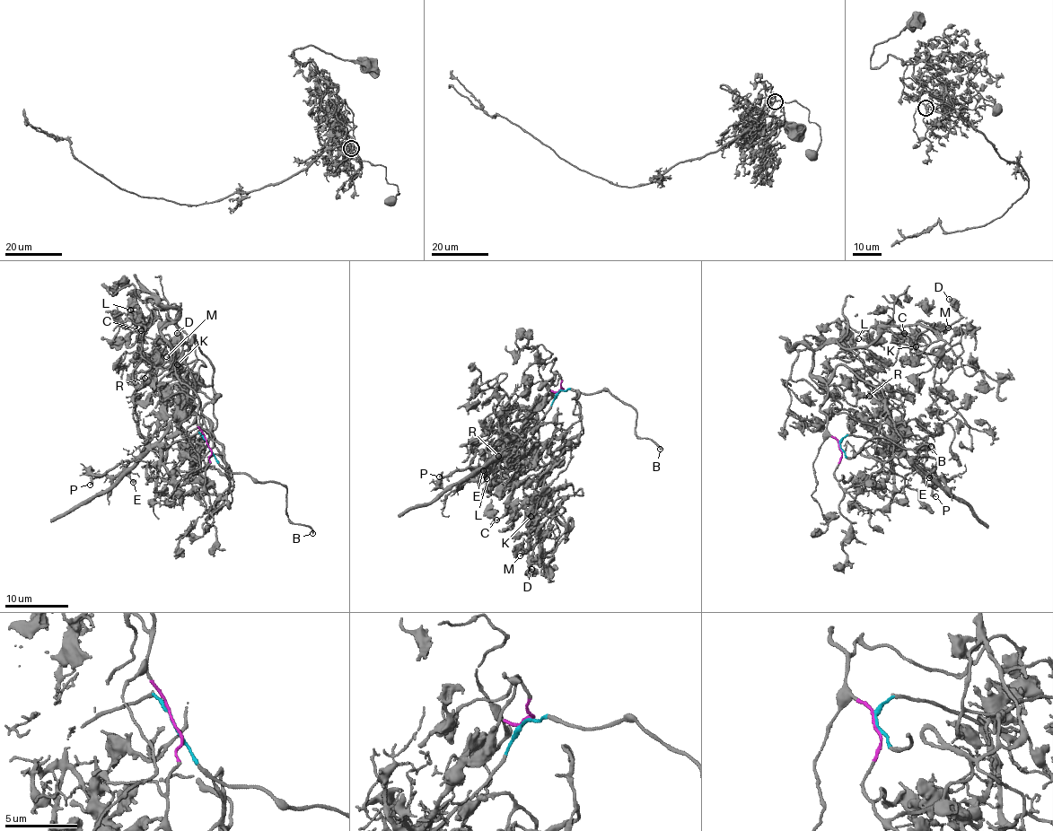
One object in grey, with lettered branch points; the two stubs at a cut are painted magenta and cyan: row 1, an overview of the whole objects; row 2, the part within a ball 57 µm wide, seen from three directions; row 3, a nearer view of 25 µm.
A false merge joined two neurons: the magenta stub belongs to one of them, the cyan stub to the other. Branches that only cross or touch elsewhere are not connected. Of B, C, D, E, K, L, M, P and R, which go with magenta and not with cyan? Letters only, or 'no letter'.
C, D, K, L, M, R

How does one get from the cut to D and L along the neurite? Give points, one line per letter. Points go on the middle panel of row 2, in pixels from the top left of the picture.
D: (559, 390), (530, 414), (552, 459), (538, 476), (540, 519), (552, 511), (559, 535), (539, 539), (531, 570)
L: (559, 390), (538, 400), (530, 418), (520, 413), (529, 429), (524, 465), (510, 468), (506, 460), (487, 479)

